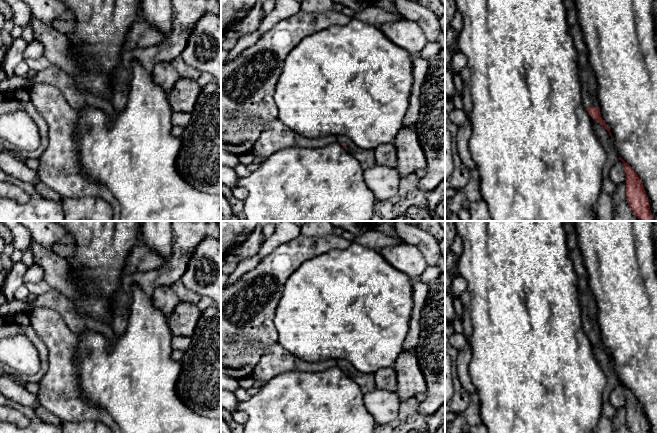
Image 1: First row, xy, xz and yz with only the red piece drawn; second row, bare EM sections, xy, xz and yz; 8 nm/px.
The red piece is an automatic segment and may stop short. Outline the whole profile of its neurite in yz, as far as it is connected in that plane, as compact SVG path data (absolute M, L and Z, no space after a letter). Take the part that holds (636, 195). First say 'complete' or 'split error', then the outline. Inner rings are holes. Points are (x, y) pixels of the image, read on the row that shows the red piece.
complete; M619 157L619 160L622 161L625 167L626 197L633 213L640 221L653 221L649 199L642 180L627 162L621 157Z

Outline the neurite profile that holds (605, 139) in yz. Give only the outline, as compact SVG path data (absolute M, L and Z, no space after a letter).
M592 118L592 124L598 140L603 146L607 156L605 166L603 168L603 178L608 178L611 167L619 160L619 155L614 147L612 137L609 132L594 118Z

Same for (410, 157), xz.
M403 127L393 141L397 152L396 170L401 178L426 170L427 162L416 132L416 127Z

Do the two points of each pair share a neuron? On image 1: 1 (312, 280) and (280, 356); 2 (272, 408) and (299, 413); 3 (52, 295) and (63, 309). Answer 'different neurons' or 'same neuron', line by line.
1: different neurons
2: same neuron
3: same neuron

